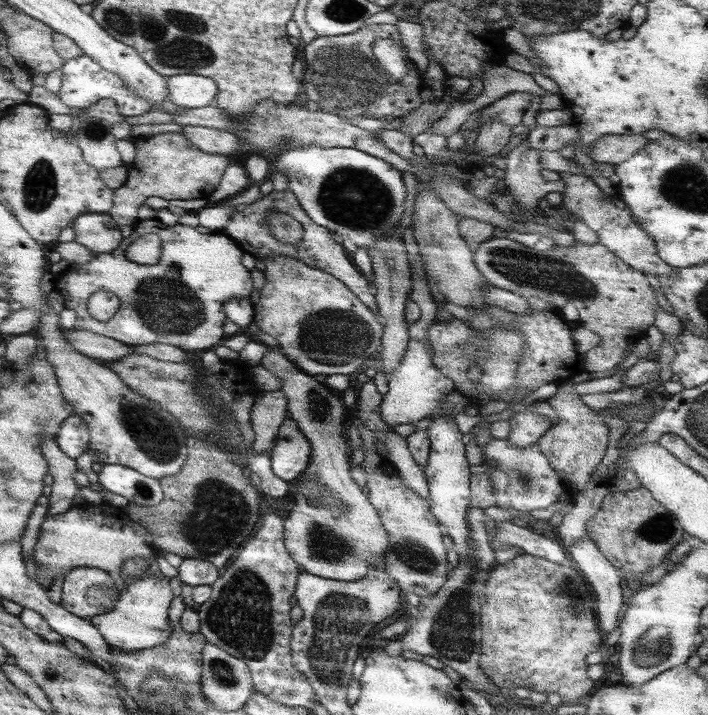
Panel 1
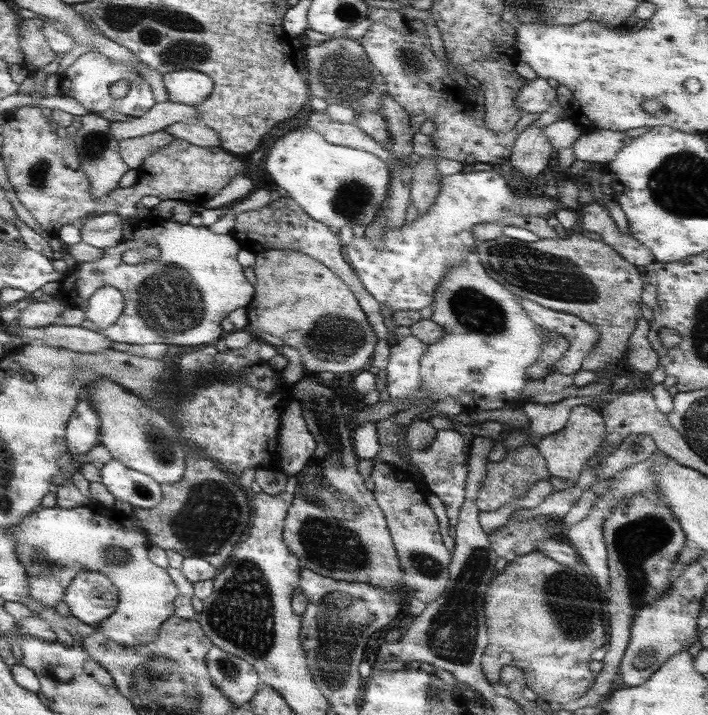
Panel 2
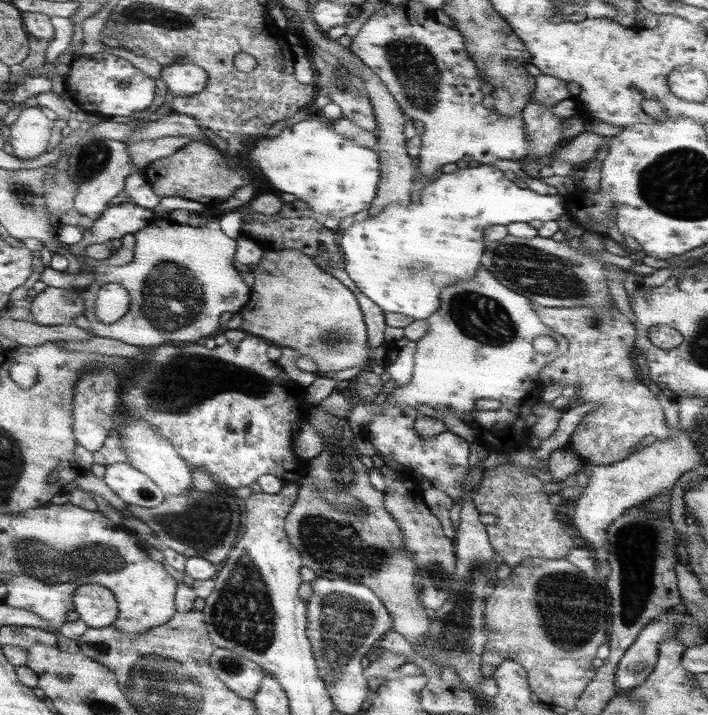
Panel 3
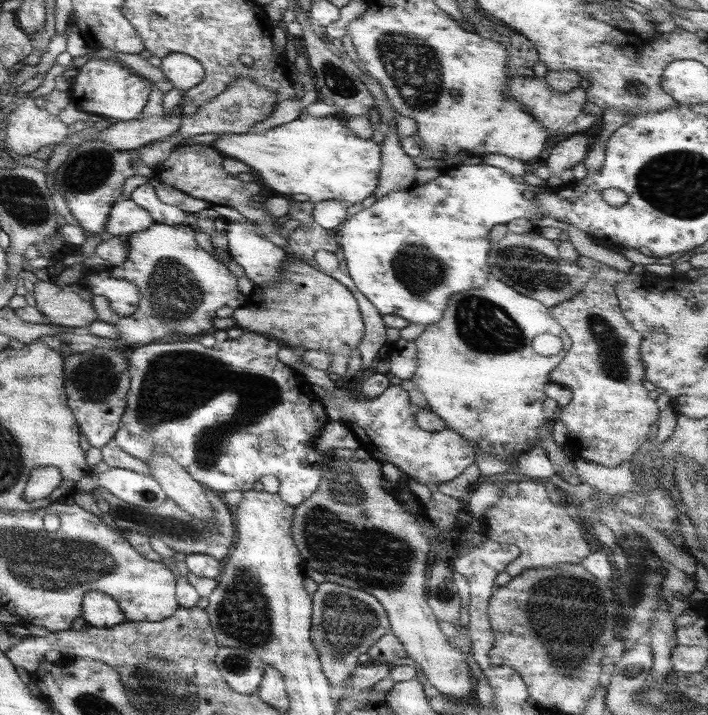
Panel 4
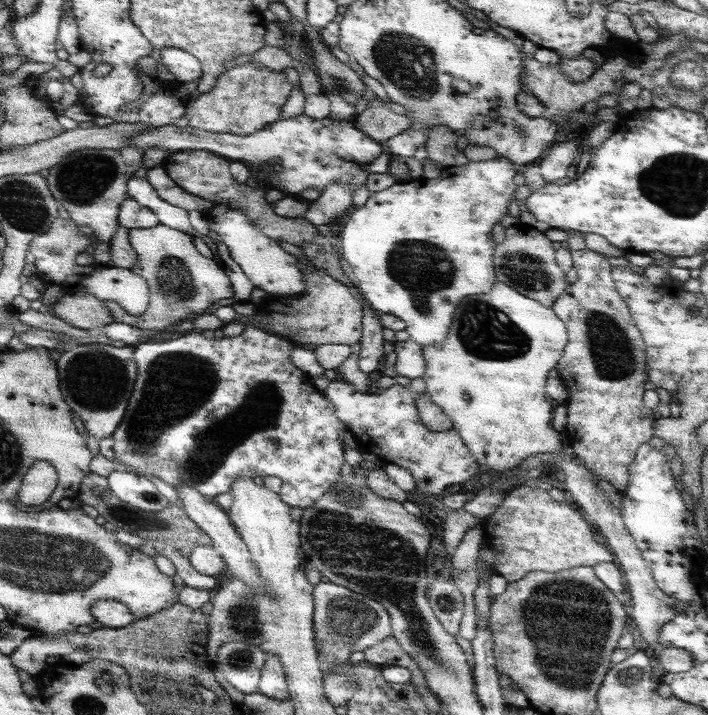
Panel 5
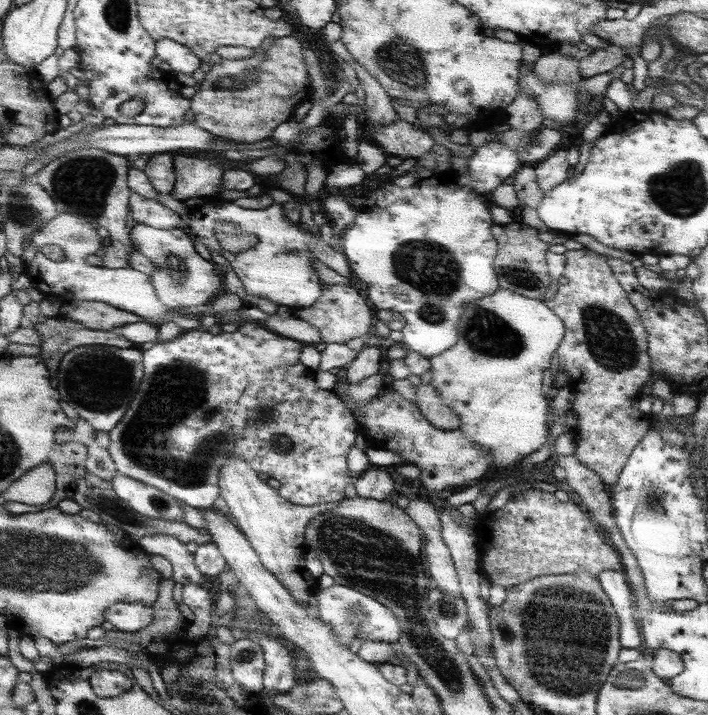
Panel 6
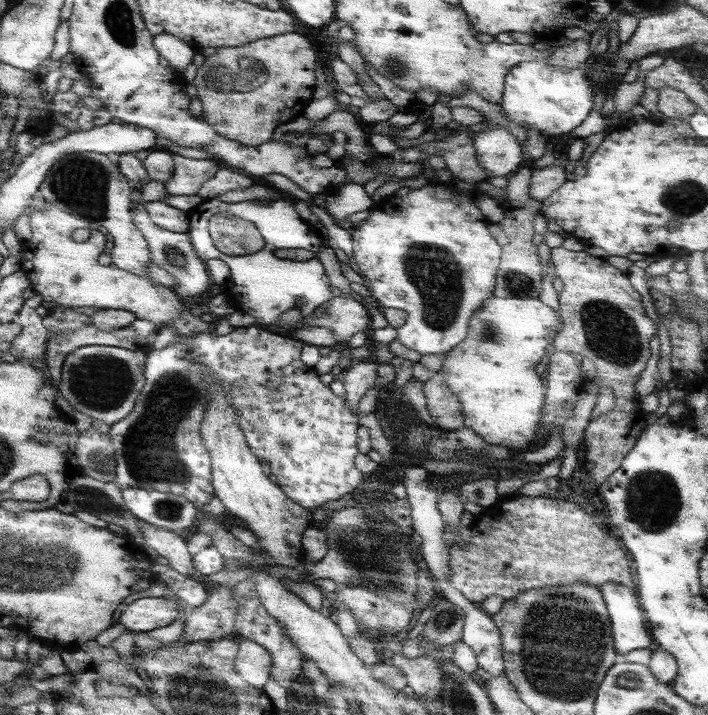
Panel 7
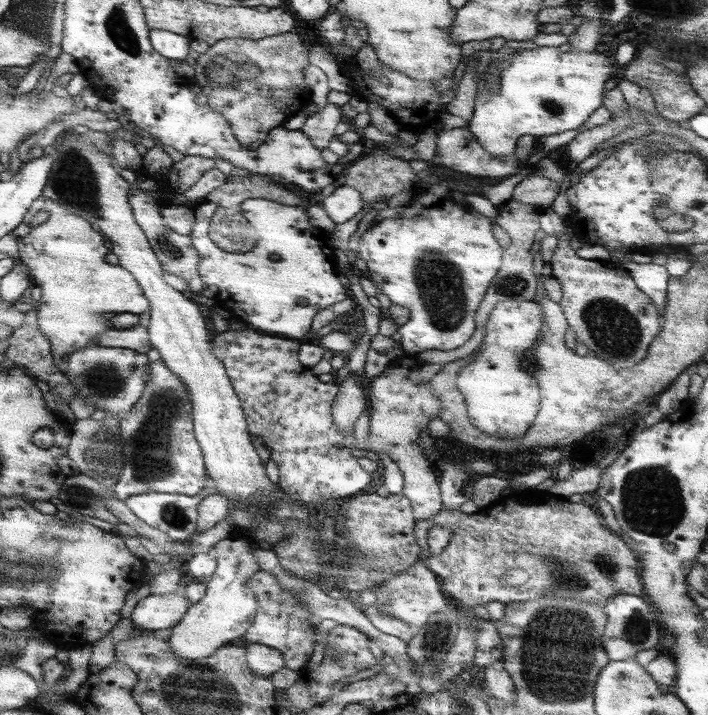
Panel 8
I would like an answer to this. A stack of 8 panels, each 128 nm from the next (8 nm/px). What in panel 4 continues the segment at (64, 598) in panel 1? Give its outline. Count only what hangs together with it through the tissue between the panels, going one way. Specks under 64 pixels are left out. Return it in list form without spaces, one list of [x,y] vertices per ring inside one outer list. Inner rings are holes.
[[[88,590],[80,602],[80,616],[91,627],[109,628],[124,622],[122,610],[108,594]]]

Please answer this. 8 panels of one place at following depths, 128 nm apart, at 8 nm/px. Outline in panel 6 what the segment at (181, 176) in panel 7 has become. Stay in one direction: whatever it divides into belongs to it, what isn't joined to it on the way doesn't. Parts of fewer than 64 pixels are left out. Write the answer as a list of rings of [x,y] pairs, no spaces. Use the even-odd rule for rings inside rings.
[[[195,153],[187,155],[175,155],[172,157],[174,183],[170,195],[175,200],[181,201],[189,197],[209,196],[209,199],[216,199],[219,192],[219,184],[221,184],[223,168],[219,162],[213,160],[213,156],[209,153],[203,153],[202,156],[197,156]]]

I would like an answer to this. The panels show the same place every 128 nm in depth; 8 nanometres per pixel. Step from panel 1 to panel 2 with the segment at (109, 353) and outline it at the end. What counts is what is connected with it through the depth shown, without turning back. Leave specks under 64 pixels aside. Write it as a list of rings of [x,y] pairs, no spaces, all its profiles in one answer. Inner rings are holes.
[[[60,323],[37,328],[18,328],[10,325],[4,325],[2,328],[20,338],[23,344],[40,342],[85,354],[95,354],[112,348],[112,342],[99,333],[98,329],[92,331],[81,326],[63,326]]]

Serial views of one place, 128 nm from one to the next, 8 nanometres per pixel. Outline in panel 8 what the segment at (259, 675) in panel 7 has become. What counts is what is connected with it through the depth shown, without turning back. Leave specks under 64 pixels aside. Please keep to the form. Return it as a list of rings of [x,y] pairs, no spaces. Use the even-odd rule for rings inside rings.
[[[247,644],[245,649],[245,664],[255,675],[269,678],[273,672],[283,668],[283,657],[278,650],[273,650],[264,644]]]

